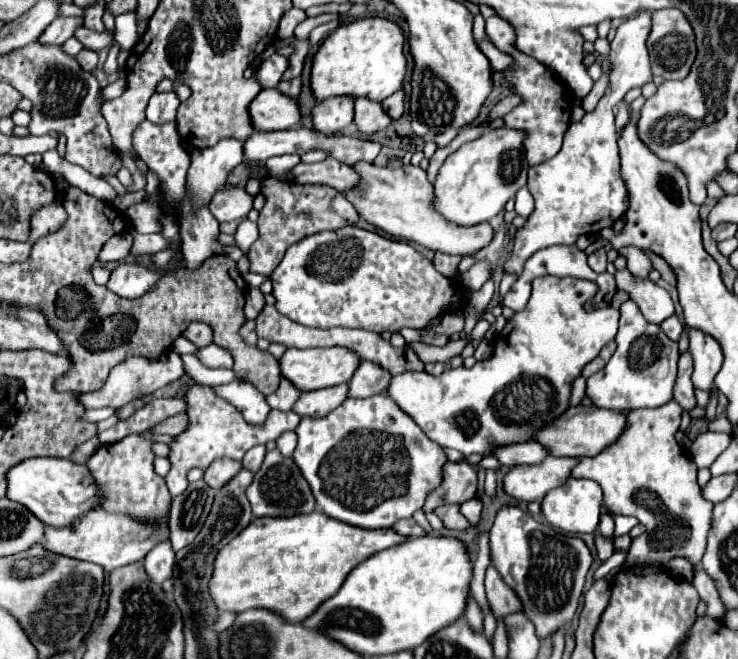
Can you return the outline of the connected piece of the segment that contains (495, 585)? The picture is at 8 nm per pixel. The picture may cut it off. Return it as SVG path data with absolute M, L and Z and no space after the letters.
M491 567L487 569L485 575L485 591L495 619L503 619L509 613L521 611L521 603L517 603L517 595L513 595L513 591L505 587L505 583L501 583L497 571L493 571Z

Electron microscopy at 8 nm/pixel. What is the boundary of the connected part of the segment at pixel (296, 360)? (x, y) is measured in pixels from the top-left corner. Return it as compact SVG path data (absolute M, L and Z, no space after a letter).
M329 347L329 349L287 349L281 357L281 375L287 377L297 389L313 391L335 387L347 383L355 369L359 367L361 357L347 347Z

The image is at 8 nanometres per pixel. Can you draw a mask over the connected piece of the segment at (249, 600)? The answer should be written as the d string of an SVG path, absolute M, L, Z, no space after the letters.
M313 511L307 515L293 517L261 517L253 519L237 539L233 539L227 547L223 547L217 555L213 579L209 583L213 591L213 599L217 599L219 611L247 611L253 607L265 607L291 623L303 623L313 615L333 593L341 587L345 577L353 567L365 561L369 555L401 545L407 537L395 533L393 529L361 529L327 517L321 511Z

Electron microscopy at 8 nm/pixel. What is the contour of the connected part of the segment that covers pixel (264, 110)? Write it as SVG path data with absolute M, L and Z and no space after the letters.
M263 89L249 105L249 111L257 131L291 129L299 125L303 117L297 99L275 89Z

